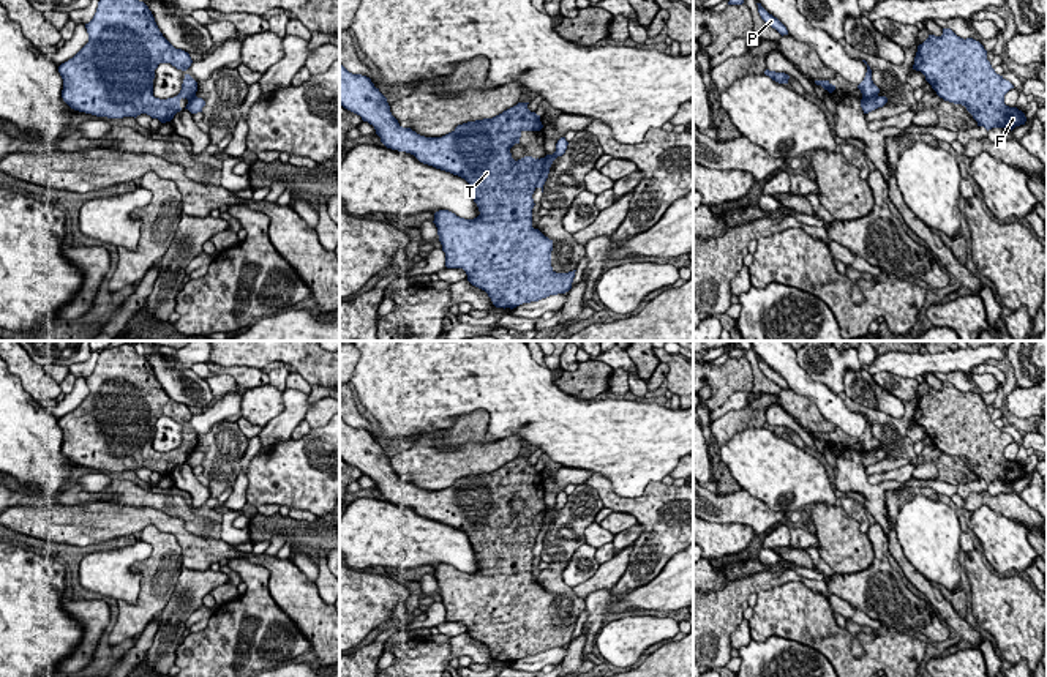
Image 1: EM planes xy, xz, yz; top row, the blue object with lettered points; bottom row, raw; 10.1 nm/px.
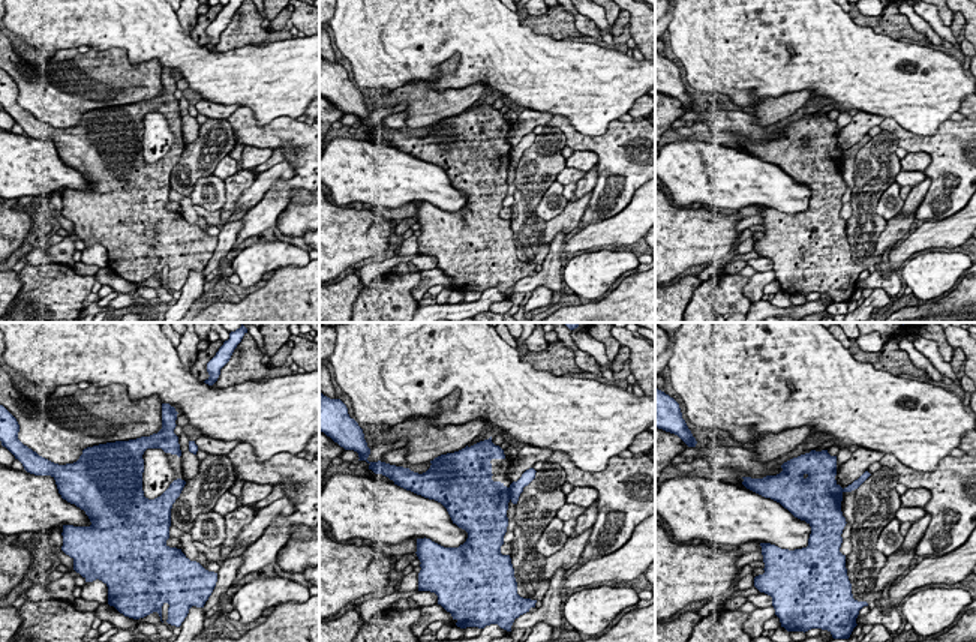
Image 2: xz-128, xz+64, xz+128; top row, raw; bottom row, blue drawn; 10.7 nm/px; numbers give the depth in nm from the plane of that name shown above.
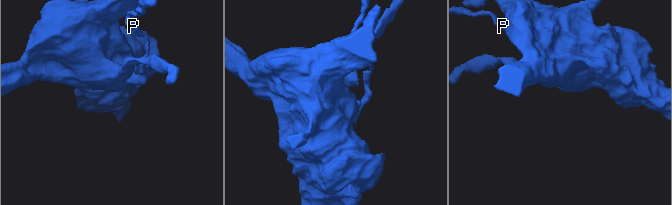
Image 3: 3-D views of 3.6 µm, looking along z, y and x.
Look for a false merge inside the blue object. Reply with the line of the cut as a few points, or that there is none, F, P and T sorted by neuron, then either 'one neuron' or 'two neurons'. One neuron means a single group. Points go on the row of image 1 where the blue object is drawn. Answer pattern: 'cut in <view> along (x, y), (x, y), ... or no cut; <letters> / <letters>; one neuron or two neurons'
cut in xz along (545, 158), (536, 187); F T / P; two neurons

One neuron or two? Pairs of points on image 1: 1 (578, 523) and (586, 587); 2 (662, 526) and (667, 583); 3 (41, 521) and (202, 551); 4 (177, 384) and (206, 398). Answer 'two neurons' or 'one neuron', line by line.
1: two neurons
2: two neurons
3: one neuron
4: one neuron

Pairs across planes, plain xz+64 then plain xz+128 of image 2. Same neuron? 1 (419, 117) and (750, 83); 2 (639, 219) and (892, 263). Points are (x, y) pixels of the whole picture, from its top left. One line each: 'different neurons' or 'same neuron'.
1: different neurons
2: same neuron

